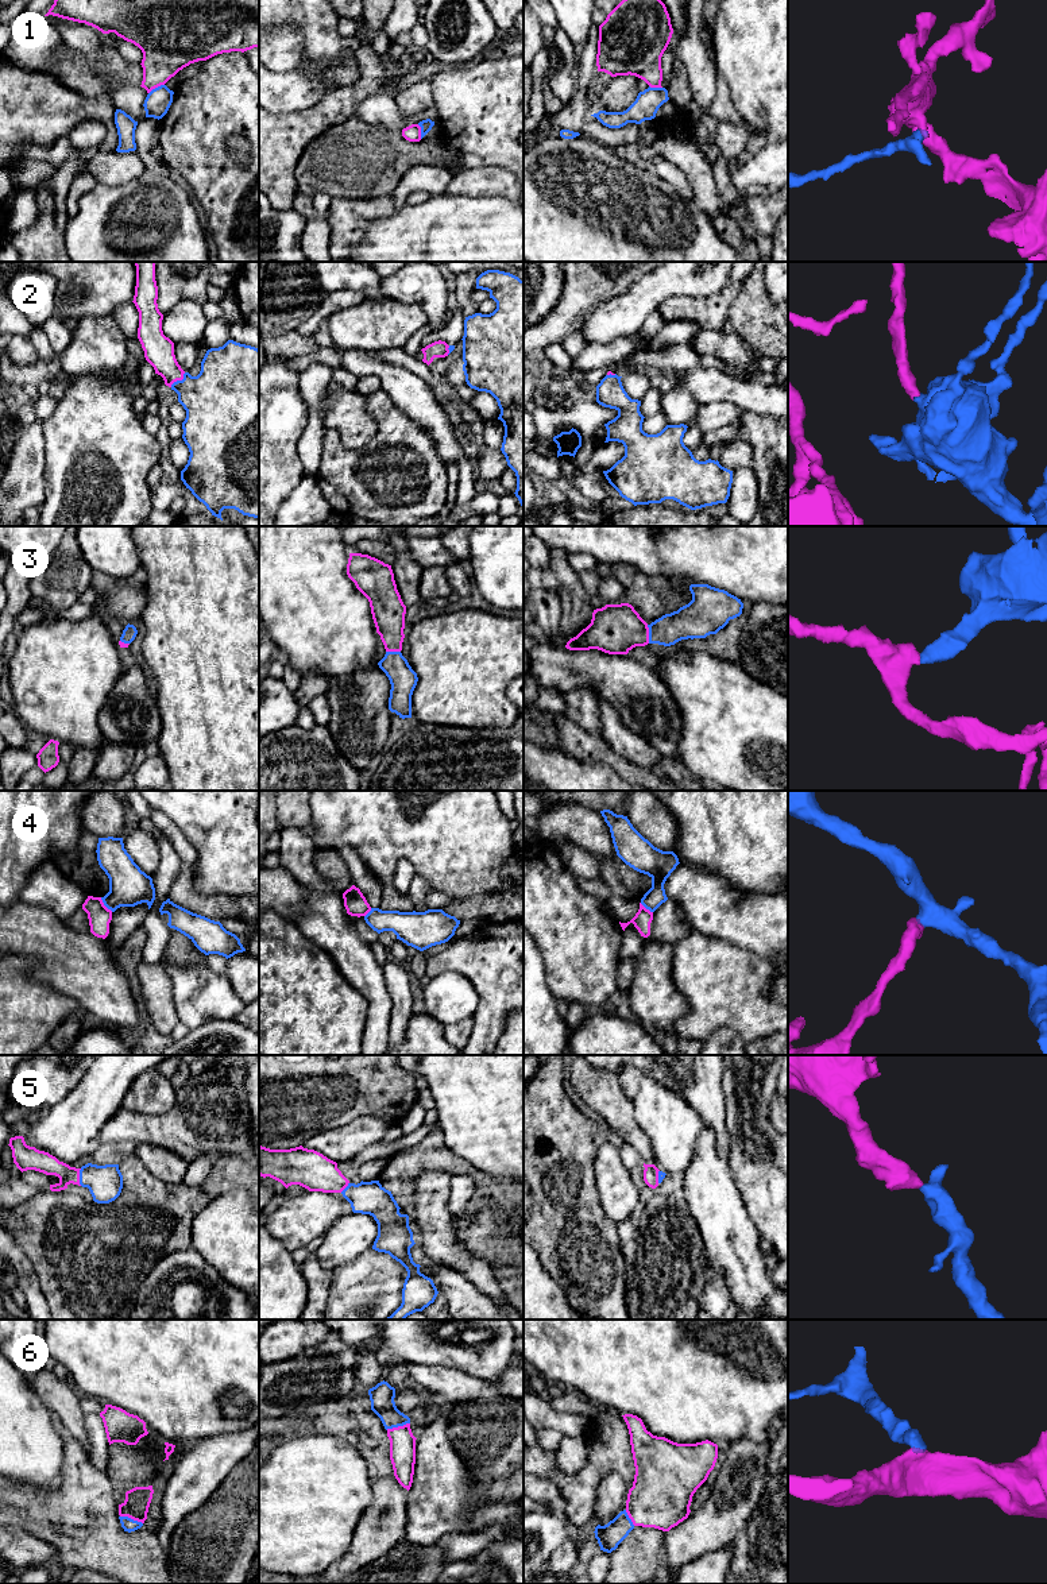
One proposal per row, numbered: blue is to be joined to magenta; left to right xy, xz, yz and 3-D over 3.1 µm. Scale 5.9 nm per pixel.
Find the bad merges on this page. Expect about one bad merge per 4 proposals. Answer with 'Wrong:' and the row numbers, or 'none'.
Wrong: 1, 4

